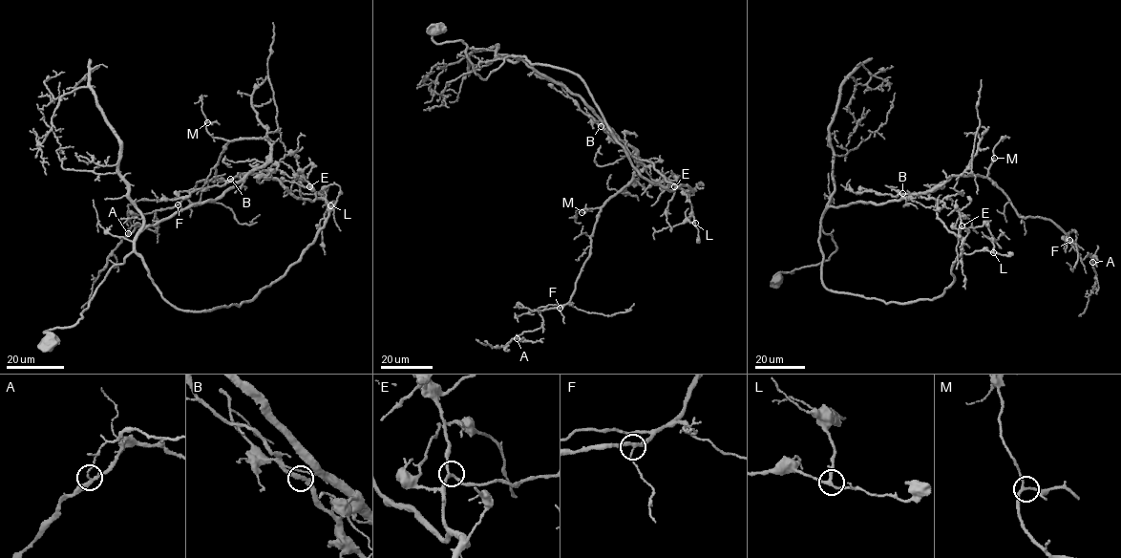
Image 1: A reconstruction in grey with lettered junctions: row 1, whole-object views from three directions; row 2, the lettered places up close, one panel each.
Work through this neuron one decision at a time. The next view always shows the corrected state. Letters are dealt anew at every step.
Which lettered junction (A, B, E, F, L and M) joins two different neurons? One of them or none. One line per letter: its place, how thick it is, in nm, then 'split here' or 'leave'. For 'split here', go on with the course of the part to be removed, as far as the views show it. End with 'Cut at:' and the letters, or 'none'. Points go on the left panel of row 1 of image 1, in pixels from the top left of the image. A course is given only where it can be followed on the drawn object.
A: place (128, 233); calibre 220 nm; split here; course (128, 233), (108, 259), (94, 282), (88, 300), (81, 308)
B: place (230, 179); calibre 240 nm; leave
E: place (309, 186); calibre 220 nm; leave
F: place (178, 204); calibre 240 nm; leave
L: place (330, 205); calibre 200 nm; leave
M: place (207, 122); calibre 200 nm; leave
Cut at: A

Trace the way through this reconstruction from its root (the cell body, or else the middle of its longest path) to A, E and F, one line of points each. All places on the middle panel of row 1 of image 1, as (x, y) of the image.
A: (436, 29), (484, 79), (511, 54), (562, 84), (637, 158), (571, 299), (517, 338)
E: (436, 29), (435, 42), (466, 45), (484, 79), (511, 54), (562, 84), (614, 142), (674, 186)
F: (436, 29), (484, 79), (511, 54), (562, 84), (635, 151), (560, 308)

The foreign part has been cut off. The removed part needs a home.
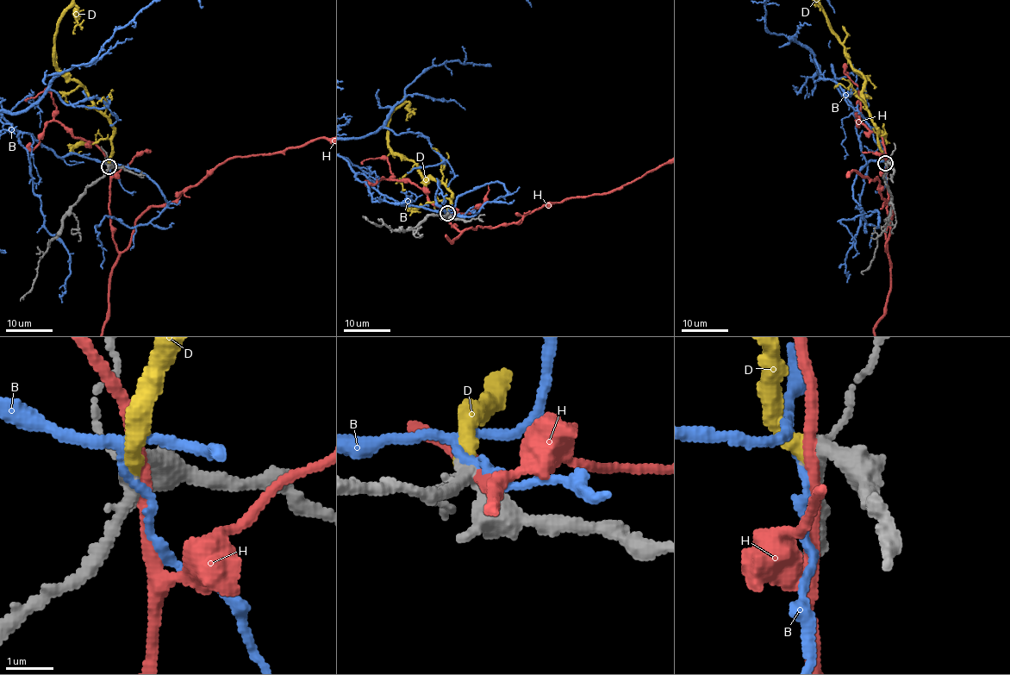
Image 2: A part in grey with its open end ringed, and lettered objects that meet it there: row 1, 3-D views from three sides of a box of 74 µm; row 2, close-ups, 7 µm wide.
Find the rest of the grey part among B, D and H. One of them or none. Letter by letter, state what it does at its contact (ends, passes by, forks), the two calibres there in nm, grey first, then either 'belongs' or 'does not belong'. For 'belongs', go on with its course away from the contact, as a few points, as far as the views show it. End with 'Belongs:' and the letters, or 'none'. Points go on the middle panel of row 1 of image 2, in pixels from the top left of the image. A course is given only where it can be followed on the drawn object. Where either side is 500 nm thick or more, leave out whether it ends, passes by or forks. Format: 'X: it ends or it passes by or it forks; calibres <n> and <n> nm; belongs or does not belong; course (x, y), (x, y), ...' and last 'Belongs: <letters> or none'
B: it forks; calibres 240 and 120 nm; does not belong
D: it ends; calibres 260 and 320 nm; belongs; course (448, 213), (449, 190), (425, 178), (413, 160), (389, 146), (389, 117), (406, 103), (409, 112), (405, 120)
H: it passes by; calibres 280 and 240 nm; does not belong
Belongs: D

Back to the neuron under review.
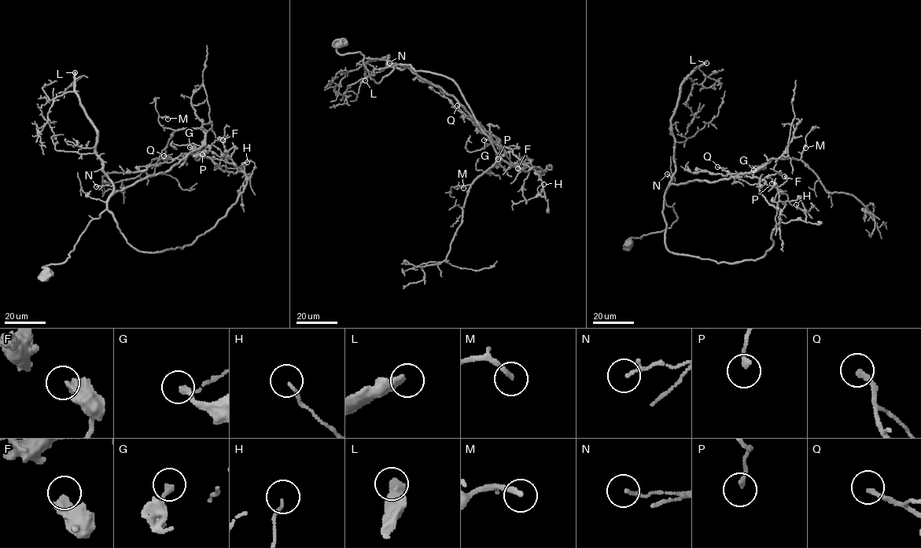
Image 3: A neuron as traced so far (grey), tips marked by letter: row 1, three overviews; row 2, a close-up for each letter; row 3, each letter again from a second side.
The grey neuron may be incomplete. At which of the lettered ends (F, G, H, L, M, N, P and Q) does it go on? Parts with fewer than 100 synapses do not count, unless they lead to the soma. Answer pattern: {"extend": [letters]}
{"extend": ["L"]}

